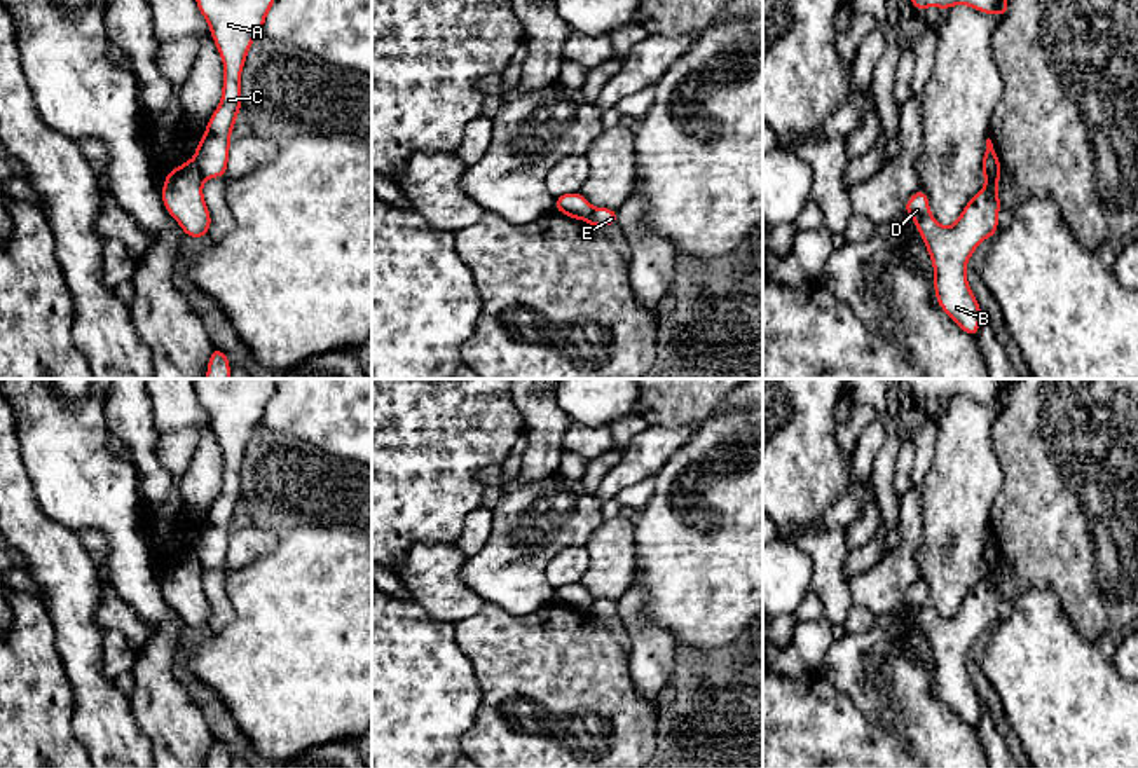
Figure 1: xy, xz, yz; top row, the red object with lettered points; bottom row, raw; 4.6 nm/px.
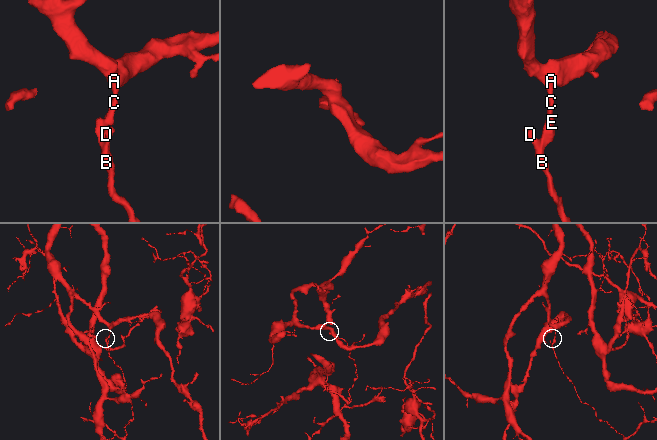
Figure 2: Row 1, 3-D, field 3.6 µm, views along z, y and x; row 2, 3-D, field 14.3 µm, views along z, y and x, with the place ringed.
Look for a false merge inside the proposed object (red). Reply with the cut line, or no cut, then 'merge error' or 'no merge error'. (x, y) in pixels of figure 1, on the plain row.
cut xy (194, 550), (203, 568); merge error

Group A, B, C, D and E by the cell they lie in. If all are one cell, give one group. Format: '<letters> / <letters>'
A C E / B D

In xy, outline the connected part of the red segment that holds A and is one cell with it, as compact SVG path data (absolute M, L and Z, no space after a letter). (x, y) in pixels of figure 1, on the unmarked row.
M194 379L197 398L209 414L222 447L222 492L195 539L202 569L227 566L230 520L241 501L241 461L253 429L262 424L265 407L276 393L274 379Z

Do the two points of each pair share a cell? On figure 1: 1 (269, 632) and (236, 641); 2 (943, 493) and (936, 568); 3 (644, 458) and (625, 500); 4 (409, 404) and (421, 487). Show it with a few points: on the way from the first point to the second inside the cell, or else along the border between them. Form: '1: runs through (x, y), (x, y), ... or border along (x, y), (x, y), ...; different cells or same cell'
1: runs through (260, 641), (245, 641); same cell
2: runs through (943, 512), (943, 541), (938, 548); same cell
3: border along (653, 475), (625, 486), (613, 498); different cells
4: runs through (409, 425), (409, 461), (414, 466); same cell

